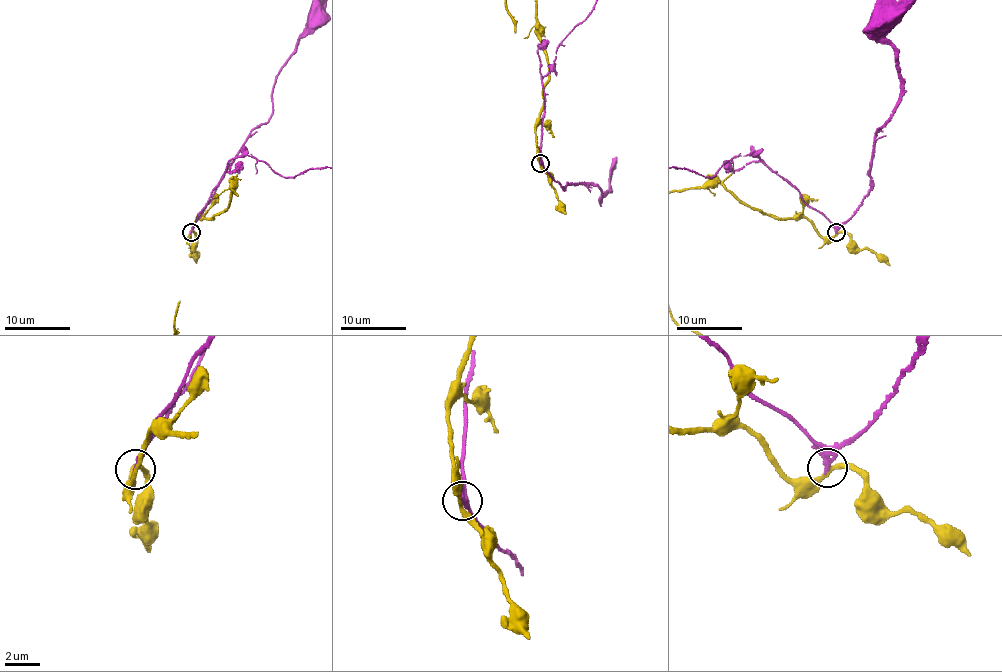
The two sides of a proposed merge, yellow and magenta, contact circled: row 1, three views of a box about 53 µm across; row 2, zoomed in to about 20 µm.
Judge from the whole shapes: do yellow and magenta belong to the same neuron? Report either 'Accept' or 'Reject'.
Reject

